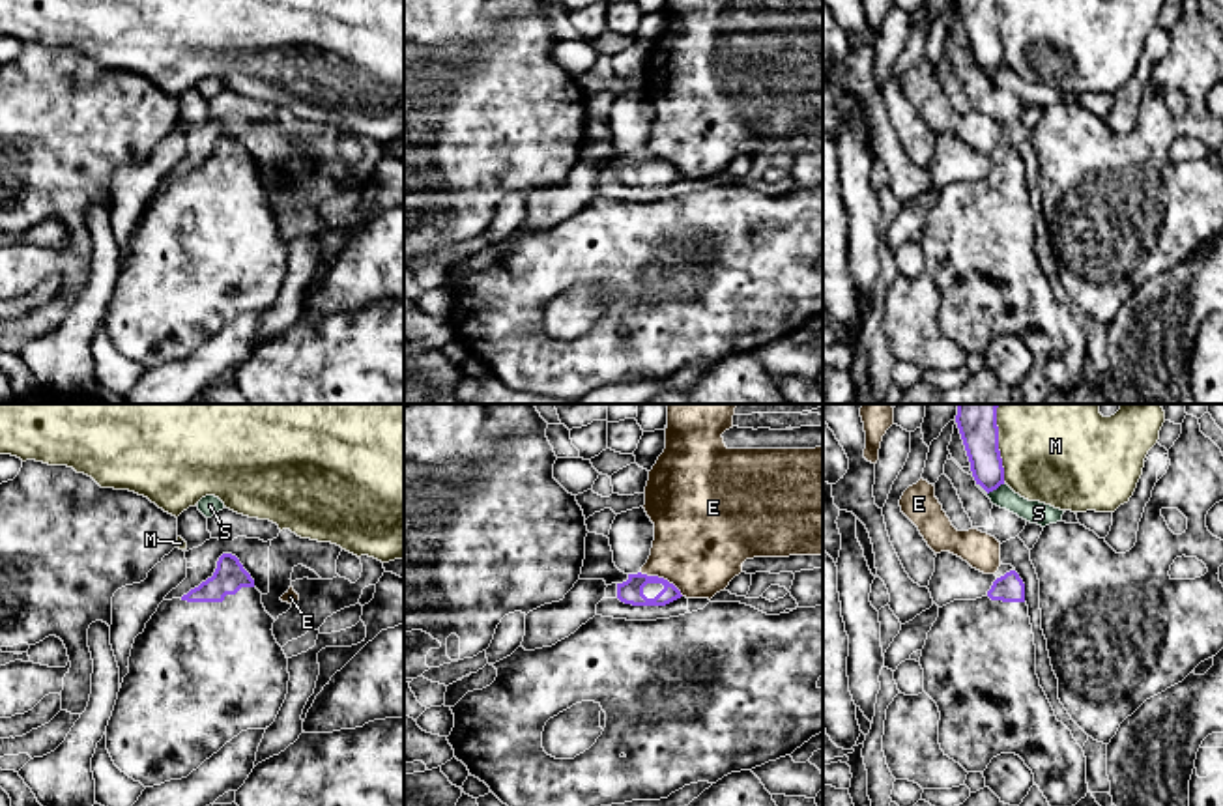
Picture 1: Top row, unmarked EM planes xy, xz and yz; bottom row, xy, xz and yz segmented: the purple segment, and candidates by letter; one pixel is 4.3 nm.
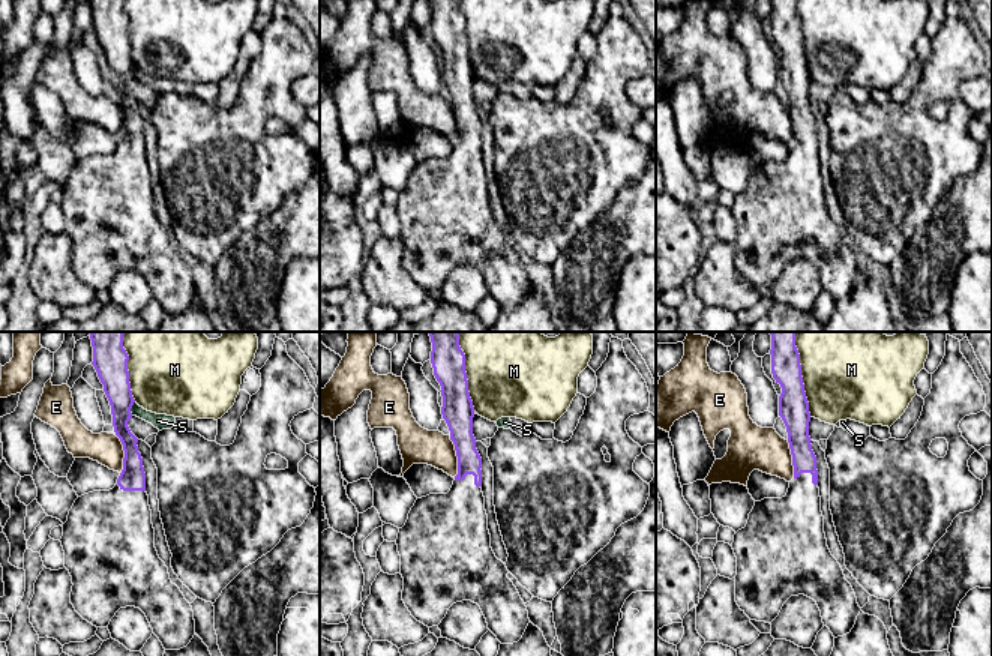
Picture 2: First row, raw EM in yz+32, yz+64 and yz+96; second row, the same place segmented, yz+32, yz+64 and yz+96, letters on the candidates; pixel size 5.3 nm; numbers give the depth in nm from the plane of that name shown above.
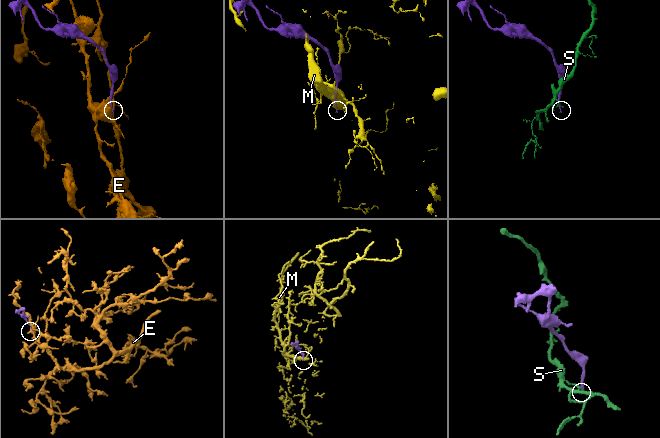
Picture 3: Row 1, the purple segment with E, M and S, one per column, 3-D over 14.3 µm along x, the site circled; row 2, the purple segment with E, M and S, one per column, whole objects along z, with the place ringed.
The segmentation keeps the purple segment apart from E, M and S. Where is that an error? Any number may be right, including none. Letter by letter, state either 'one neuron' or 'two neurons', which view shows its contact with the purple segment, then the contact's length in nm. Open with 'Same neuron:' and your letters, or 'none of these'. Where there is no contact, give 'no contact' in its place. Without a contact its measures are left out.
Same neuron: none of these
E: two neurons | xz | 220 nm
M: two neurons | yz | 280 nm
S: two neurons | yz | 130 nm

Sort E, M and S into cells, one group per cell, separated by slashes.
E / M / S

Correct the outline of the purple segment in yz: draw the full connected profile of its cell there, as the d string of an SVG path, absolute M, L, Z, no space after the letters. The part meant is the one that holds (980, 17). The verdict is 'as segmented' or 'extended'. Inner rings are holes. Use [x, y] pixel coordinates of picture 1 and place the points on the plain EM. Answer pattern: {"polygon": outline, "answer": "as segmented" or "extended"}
{"polygon": "M956 0L971 52L987 75L1004 65L997 0Z", "answer": "as segmented"}

